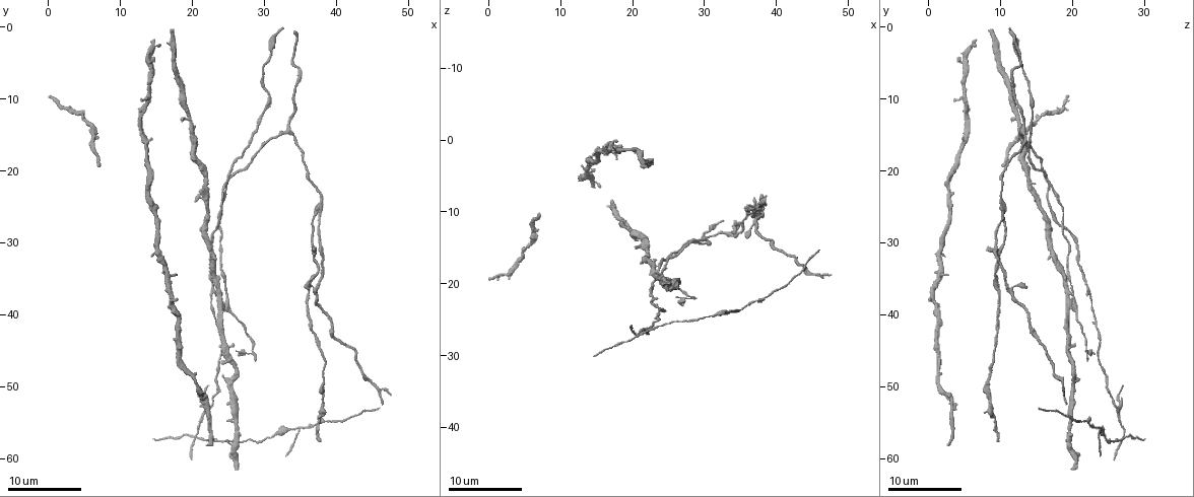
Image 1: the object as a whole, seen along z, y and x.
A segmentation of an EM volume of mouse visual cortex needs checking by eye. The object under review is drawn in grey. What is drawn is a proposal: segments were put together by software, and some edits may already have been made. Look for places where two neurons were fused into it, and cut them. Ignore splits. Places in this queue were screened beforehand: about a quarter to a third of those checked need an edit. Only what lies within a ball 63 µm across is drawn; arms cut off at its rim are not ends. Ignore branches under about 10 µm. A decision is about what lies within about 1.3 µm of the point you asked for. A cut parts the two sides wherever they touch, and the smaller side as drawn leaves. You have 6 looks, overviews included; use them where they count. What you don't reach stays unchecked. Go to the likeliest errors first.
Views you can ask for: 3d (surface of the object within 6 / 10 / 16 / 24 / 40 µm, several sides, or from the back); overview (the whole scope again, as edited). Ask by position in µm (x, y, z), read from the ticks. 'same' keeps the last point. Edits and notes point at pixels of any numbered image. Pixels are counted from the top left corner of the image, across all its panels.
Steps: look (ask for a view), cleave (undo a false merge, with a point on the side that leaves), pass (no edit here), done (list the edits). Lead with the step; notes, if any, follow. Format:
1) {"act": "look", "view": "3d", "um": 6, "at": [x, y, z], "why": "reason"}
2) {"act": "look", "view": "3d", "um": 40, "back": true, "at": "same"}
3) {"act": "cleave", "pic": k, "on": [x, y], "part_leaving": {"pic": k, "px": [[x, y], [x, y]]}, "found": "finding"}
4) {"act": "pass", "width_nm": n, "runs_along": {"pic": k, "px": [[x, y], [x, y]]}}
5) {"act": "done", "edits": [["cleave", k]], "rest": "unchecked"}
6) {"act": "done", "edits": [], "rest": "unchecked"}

{"act": "look", "view": "3d", "um": 10, "at": [23.5, 28.0, 19.0], "why": "four arms meet"}

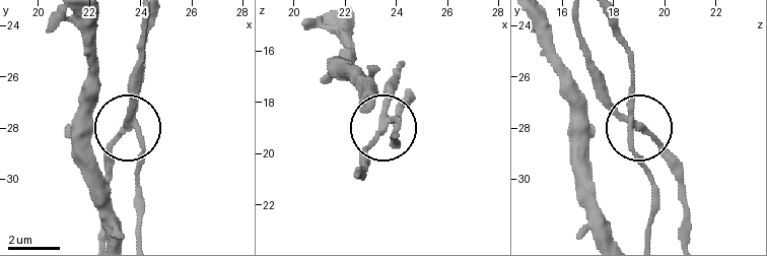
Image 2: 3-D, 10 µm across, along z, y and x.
{"act": "pass", "width_nm": 210, "found": "continuous, no second neuron"}

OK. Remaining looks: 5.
{"act": "look", "view": "3d", "um": 6, "at": [25.5, 20.5, 16.5], "why": "three-way junction"}

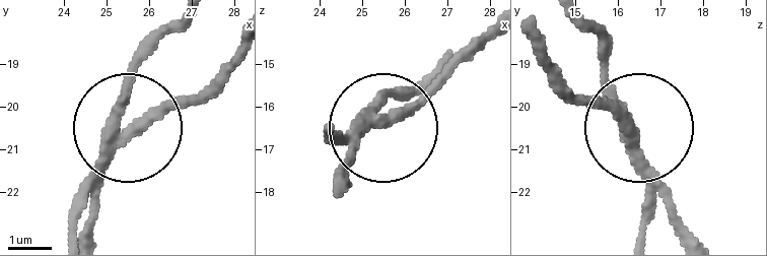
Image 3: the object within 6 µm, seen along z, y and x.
{"act": "pass", "arms": 3, "runs_along": {"pic": 3, "px": [[337, 183], [384, 124], [388, 96], [406, 96]]}, "found": "continuous, no second neuron"}

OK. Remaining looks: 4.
{"act": "look", "view": "3d", "um": 10, "at": [24.5, 39.5, 20.0], "why": "looks like a crossing"}

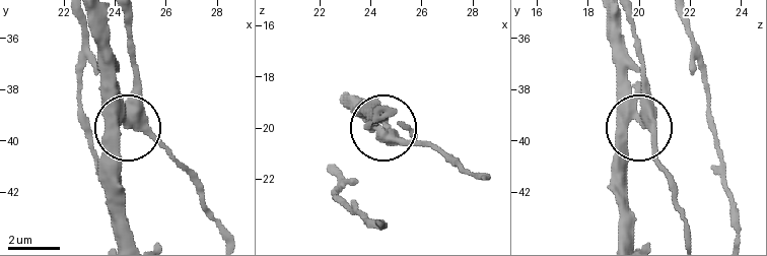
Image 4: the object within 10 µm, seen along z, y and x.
{"act": "pass", "runs_along": {"pic": 4, "px": [[103, 20], [112, 106], [193, 176]]}, "found": "all the same neuron"}

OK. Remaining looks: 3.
{"act": "done", "edits": [], "rest": "unchecked"}

